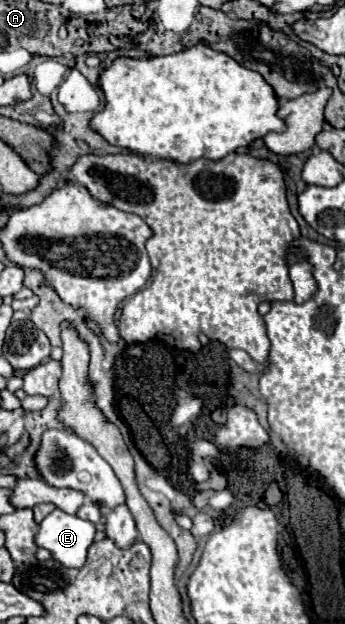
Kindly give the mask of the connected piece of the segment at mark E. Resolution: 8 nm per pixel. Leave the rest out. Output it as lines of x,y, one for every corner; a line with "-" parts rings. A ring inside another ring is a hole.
54,509
38,525
36,545
48,549
52,559
68,569
80,569
86,561
88,547
94,543
96,525
76,515

